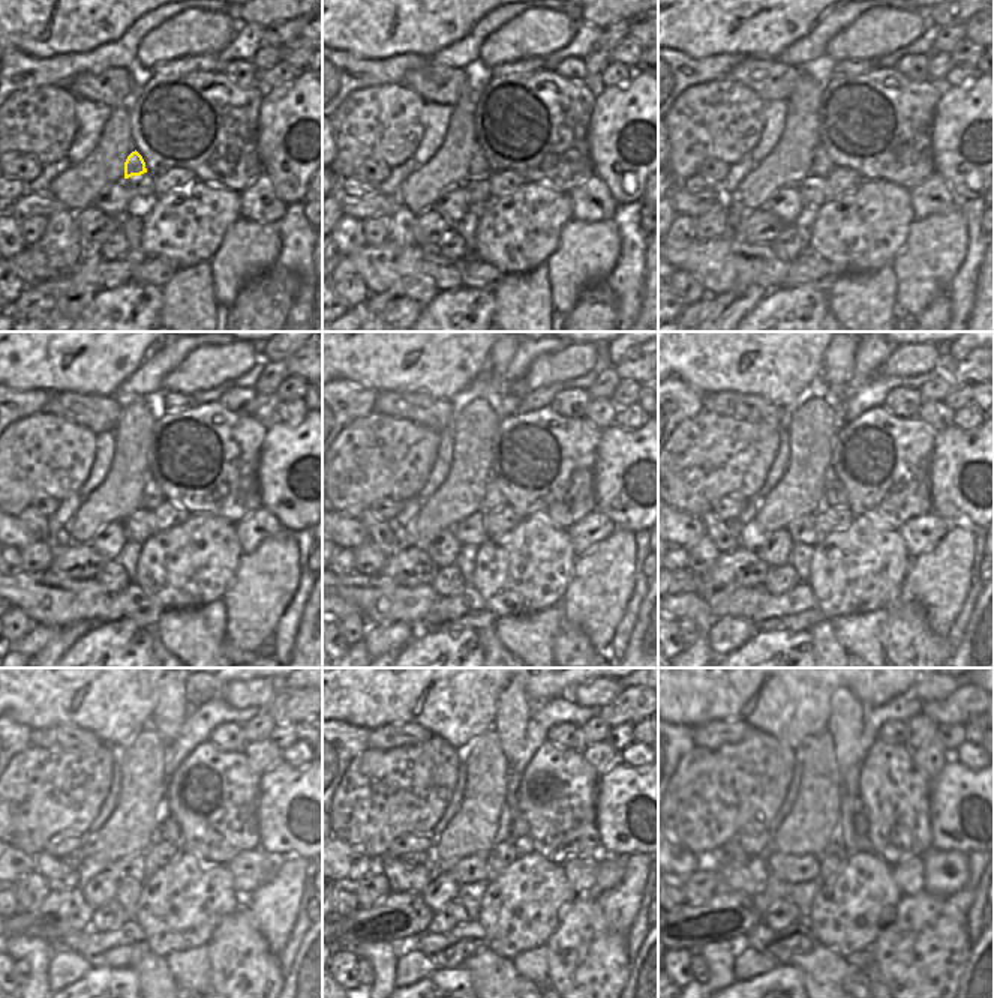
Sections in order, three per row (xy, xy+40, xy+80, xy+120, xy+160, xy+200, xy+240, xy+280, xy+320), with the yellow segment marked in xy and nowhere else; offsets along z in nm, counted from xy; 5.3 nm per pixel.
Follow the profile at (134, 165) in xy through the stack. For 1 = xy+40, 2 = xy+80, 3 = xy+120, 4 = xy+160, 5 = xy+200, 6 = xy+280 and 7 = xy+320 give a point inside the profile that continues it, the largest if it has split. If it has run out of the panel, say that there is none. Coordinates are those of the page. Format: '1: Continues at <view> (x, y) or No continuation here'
1: Continues at xy+40 (477, 165)
2: Continues at xy+80 (820, 164)
3: Continues at xy+120 (152, 495)
4: Continues at xy+160 (494, 498)
5: Continues at xy+200 (835, 494)
6: Continues at xy+280 (519, 835)
7: Continues at xy+320 (859, 820).

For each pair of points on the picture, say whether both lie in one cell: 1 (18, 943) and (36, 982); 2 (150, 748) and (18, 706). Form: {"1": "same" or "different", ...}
{"1": "same", "2": "different"}

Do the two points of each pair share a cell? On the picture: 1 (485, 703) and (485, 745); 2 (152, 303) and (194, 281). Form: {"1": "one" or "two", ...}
{"1": "two", "2": "two"}

